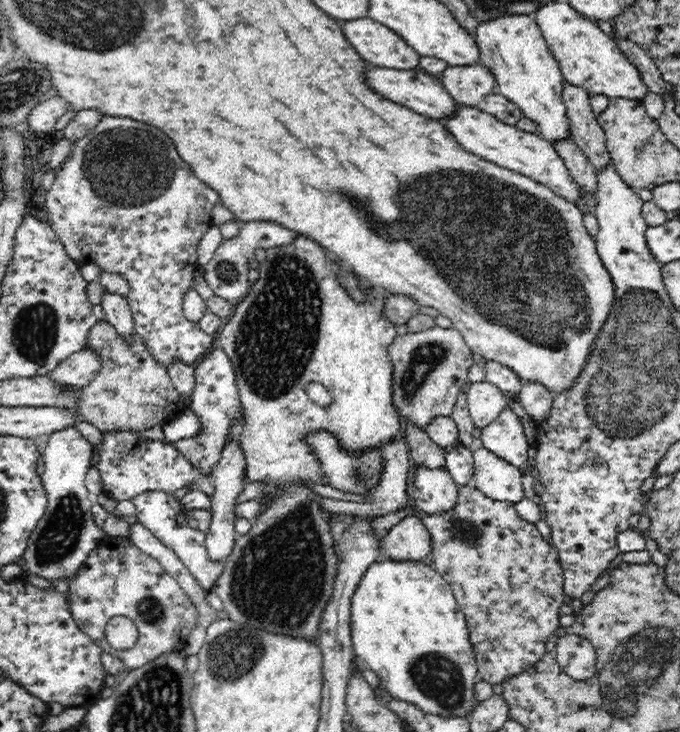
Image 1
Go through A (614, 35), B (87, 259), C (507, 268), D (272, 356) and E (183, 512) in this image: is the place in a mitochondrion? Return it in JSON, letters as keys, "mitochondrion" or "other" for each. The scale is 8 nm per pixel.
{"A":"other","B":"other","C":"mitochondrion","D":"mitochondrion","E":"other"}

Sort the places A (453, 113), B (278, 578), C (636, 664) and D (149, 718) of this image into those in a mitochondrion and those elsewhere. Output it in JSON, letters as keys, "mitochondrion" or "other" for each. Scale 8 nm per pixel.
{"A":"other","B":"mitochondrion","C":"mitochondrion","D":"mitochondrion"}

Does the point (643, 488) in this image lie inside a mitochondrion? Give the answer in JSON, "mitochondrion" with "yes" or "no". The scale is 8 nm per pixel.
{"mitochondrion":"no"}

